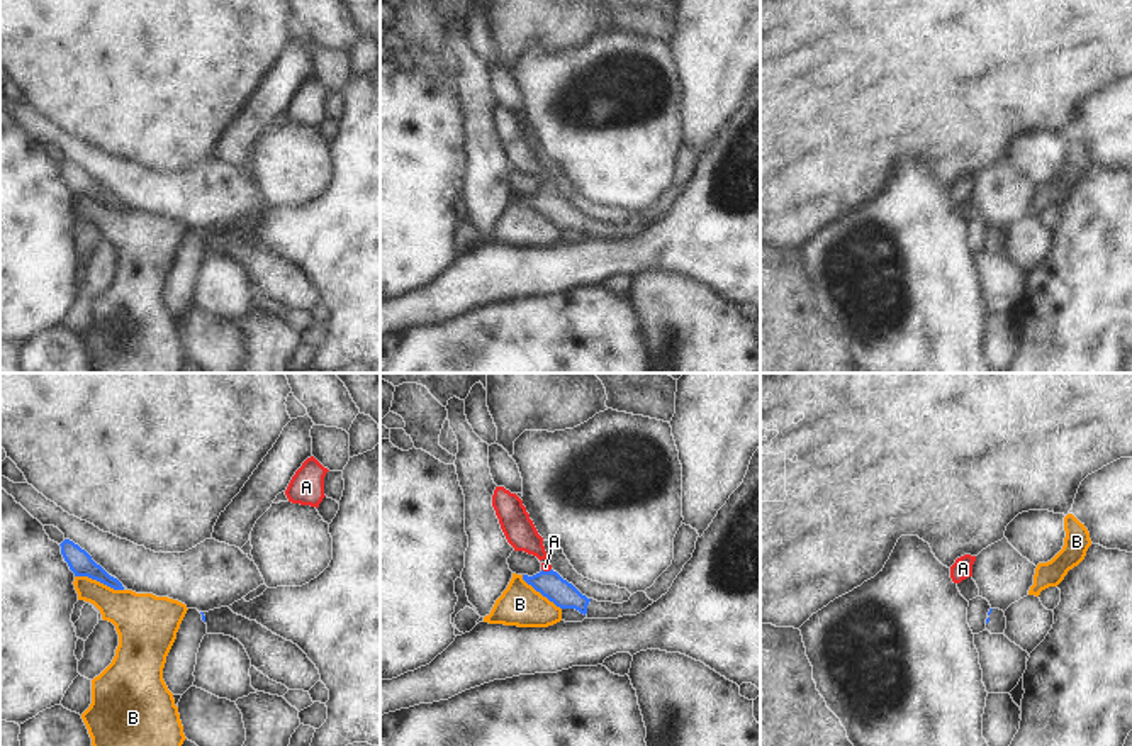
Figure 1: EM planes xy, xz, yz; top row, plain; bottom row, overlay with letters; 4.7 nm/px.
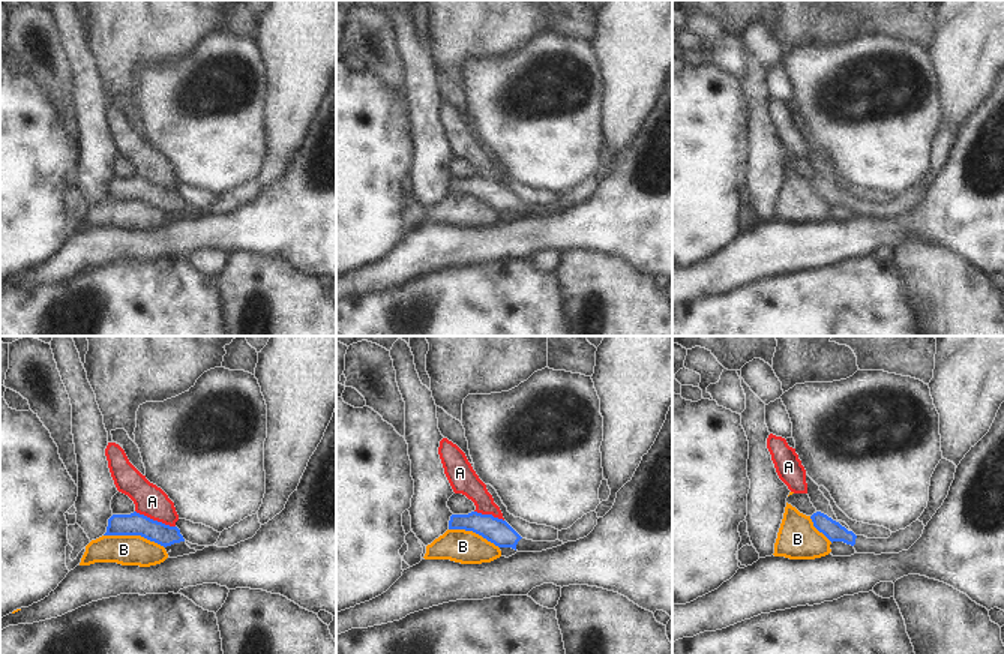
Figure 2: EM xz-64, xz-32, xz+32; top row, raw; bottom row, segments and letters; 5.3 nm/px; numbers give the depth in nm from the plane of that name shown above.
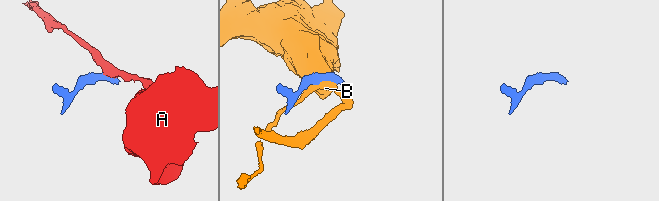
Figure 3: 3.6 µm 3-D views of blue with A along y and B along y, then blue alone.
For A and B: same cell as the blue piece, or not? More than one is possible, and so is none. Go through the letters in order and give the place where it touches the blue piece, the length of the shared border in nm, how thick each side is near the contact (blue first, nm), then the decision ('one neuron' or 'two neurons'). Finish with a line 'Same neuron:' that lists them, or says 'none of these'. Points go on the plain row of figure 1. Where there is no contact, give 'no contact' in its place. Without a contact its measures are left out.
A: xz (547, 192) | 50 nm | 120/40 nm | two neurons
B: xy (99, 200) | 240 nm | 110/220 nm | two neurons
Same neuron: none of these

